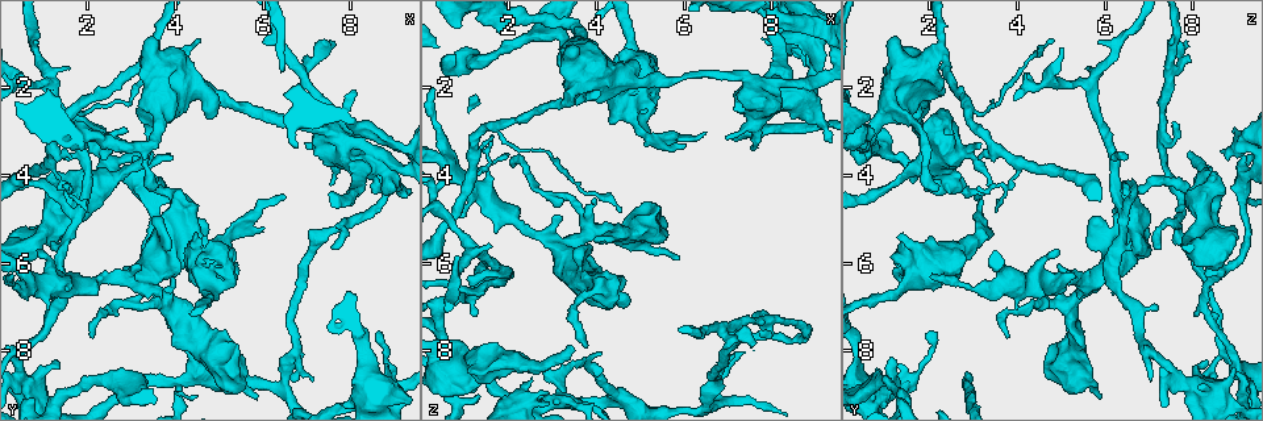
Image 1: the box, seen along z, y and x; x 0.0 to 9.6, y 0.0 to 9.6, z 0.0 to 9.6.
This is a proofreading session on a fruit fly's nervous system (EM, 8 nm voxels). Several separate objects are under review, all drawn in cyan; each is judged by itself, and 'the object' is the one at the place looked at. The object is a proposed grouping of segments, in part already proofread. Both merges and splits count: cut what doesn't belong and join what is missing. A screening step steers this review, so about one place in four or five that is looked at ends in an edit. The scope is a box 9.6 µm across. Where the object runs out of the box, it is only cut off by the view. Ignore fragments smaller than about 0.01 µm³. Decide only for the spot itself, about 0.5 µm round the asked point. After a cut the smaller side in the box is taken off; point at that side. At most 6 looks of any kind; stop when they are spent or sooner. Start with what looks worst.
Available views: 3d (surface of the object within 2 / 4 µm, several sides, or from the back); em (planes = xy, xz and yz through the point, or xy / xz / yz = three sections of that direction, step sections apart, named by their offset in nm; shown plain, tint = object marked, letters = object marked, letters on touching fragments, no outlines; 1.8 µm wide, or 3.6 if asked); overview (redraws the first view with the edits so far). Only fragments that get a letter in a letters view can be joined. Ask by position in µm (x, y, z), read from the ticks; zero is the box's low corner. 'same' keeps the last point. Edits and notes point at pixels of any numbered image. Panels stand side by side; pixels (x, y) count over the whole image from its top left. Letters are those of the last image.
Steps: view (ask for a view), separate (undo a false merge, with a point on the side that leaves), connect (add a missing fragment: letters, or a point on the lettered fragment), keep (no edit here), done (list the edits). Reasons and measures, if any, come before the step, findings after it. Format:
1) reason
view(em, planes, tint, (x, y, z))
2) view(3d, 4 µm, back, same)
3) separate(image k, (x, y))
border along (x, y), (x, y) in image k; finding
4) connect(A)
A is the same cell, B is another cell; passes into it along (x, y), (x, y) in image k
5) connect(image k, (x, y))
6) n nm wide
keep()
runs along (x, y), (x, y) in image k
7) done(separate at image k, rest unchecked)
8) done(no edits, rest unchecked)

view(em, planes, plain, (3.80, 4.25, 7.85))

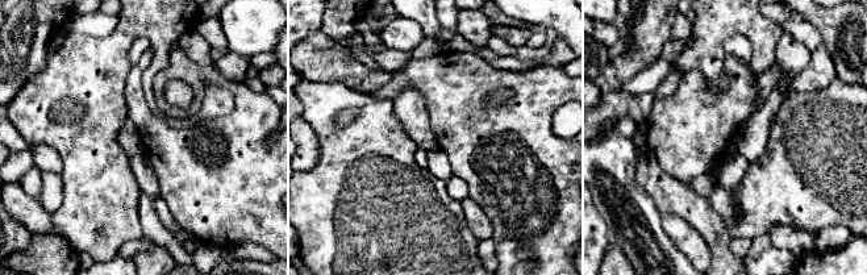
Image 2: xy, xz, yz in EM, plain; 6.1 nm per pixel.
view(em, planes, tint, same)

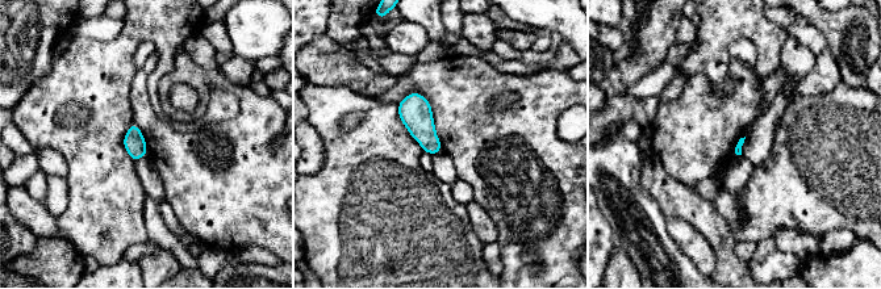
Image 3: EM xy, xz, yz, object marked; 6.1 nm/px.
view(em, planes, letters, same)

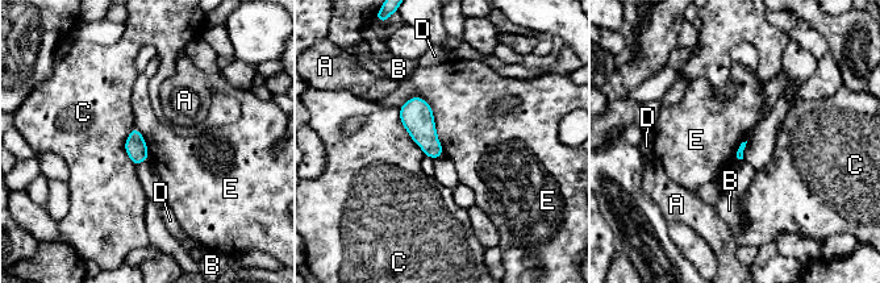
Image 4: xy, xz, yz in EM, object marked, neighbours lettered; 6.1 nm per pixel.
E touches over 400 nm
keep()
A, B, C, D and E are other cells; border along (411, 96), (430, 107), (443, 153) in image 4; no lettered fragment goes on from it

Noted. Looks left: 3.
calibre changes
view(3d, 4 µm, back, (3.45, 1.45, 1.95))

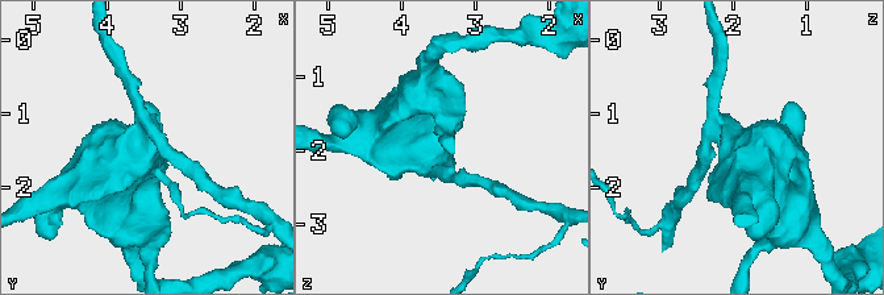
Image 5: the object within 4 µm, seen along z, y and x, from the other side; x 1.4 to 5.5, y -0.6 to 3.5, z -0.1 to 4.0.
view(em, 3.6 µm, planes, letters, (3.50, 1.40, 2.00))

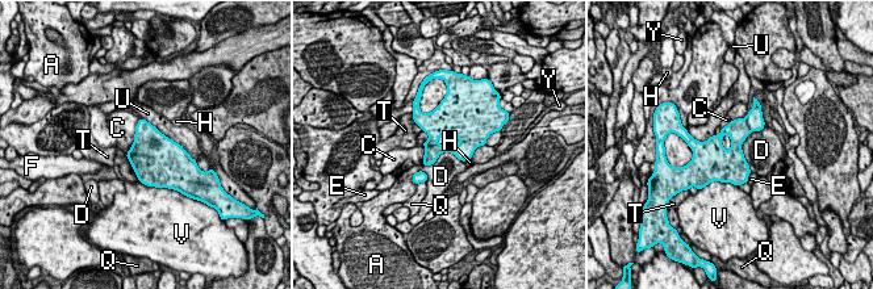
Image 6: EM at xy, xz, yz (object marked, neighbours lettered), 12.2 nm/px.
U touches over 750 nm
separate(image 6, (754, 118))
A, C, D, E, F, H, Q, T, U, V and Y are other cells; border along (744, 117), (752, 130) in image 6; two neurons meet here

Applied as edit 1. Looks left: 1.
branch stops here
view(em, planes, letters, (8.25, 8.25, 1.20))

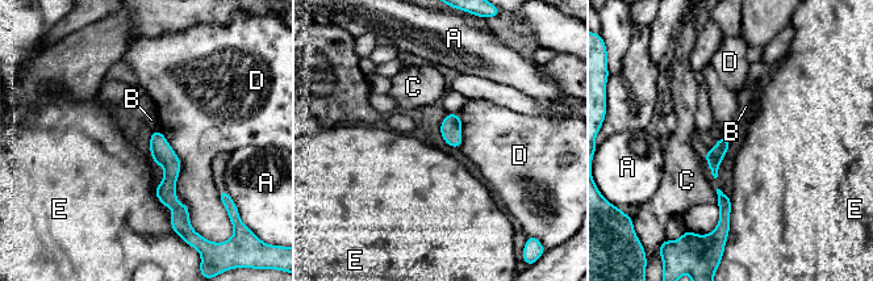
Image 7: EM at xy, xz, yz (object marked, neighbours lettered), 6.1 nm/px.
keep()
A, B, C, D and E are other cells; border along (154, 188), (172, 212), (172, 229) in image 7; no lettered fragment goes on from it

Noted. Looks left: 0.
done(separate at image 6, rest unchecked)

